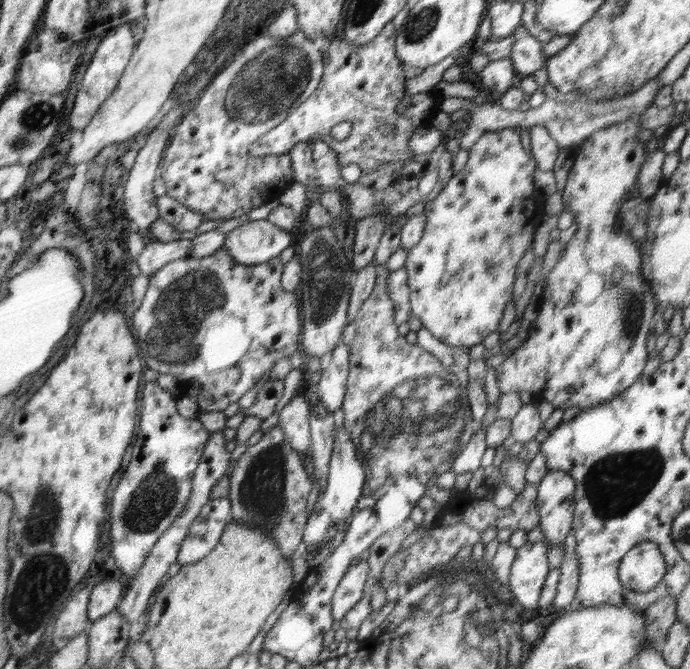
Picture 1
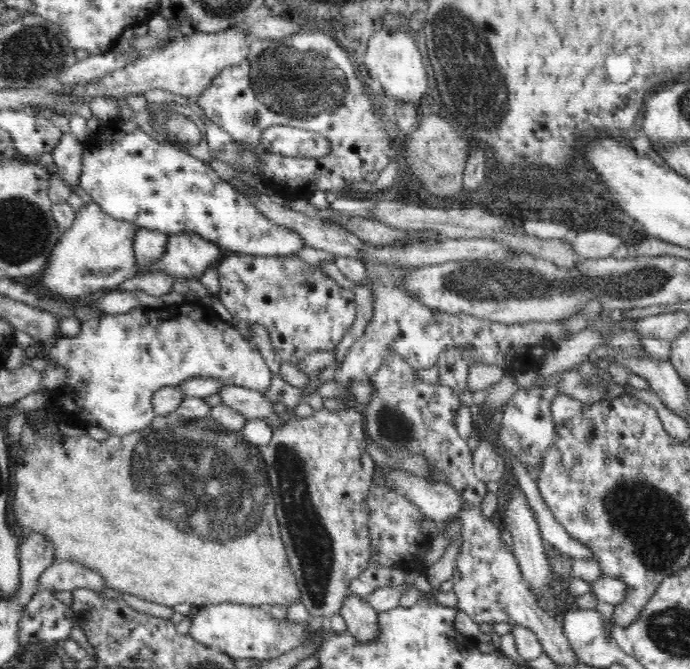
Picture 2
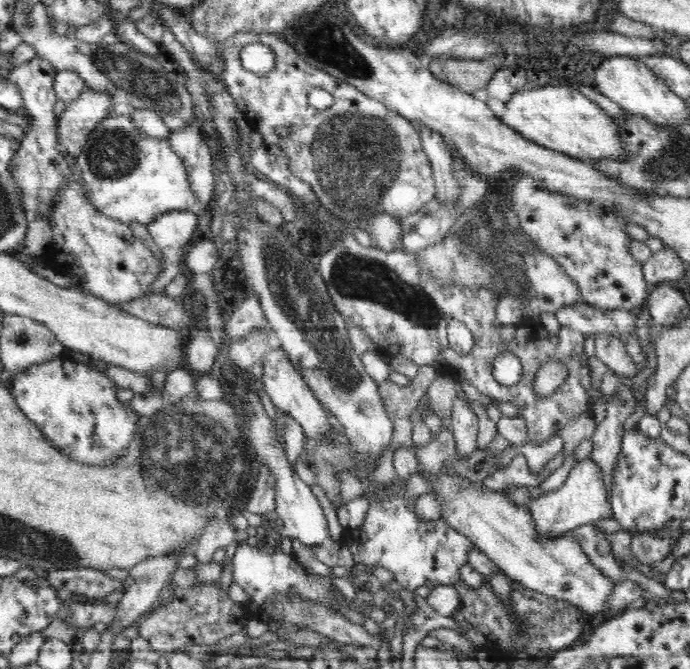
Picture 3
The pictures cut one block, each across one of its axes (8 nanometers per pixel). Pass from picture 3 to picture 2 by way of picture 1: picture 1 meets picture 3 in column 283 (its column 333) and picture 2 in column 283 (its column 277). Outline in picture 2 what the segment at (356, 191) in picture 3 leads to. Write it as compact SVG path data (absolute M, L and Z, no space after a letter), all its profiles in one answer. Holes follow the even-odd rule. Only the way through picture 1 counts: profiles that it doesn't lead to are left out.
M272 125L262 132L260 145L268 152L298 158L317 159L330 152L330 143L322 133L292 125Z

